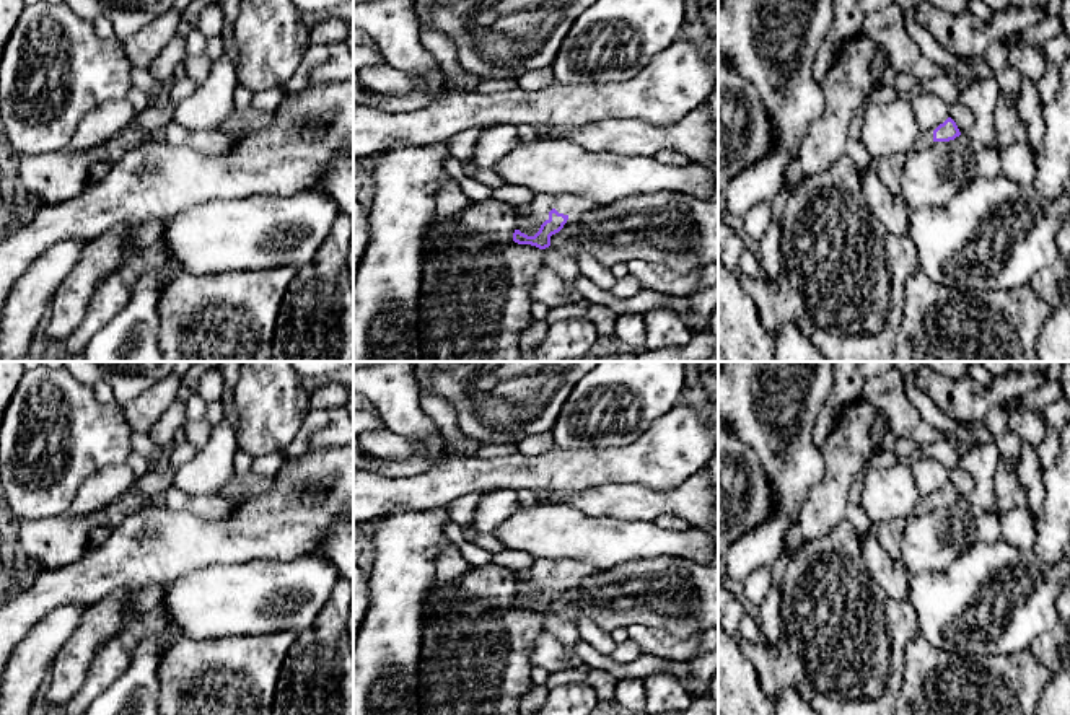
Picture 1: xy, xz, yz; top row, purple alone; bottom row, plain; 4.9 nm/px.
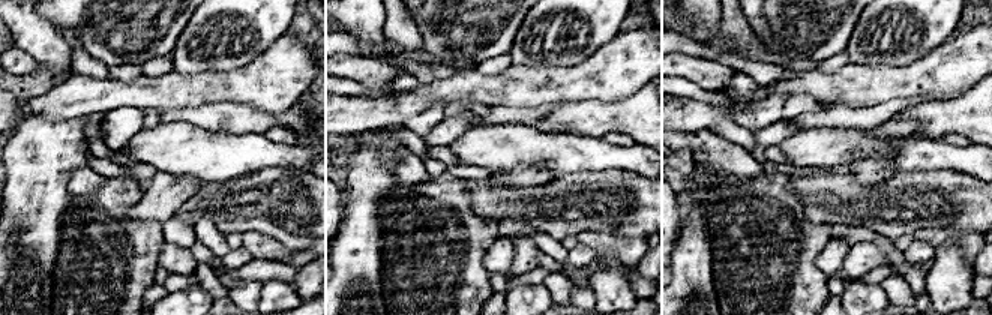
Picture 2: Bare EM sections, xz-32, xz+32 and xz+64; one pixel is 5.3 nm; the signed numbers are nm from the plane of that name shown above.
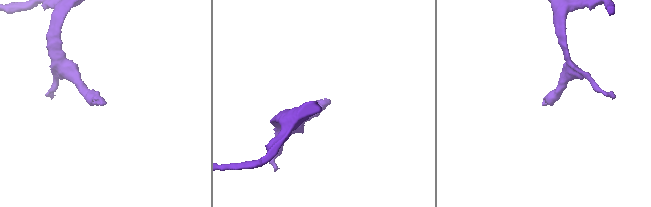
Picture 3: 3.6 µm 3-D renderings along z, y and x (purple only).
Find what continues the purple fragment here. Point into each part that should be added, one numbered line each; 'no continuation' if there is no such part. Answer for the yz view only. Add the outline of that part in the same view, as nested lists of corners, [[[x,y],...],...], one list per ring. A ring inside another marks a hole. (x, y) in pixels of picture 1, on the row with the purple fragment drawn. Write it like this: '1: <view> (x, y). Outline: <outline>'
1: yz (925, 139). Outline: [[[922,132],[912,150],[922,150],[933,143],[933,132]]]

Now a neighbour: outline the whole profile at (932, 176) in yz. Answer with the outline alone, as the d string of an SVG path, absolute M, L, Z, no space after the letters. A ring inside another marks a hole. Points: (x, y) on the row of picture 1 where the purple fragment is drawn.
M959 135L909 151L899 194L909 208L941 207L977 176L976 151Z

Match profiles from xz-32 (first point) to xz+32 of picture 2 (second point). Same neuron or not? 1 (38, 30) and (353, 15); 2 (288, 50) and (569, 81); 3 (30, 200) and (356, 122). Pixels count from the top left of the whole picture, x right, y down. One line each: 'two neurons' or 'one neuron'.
1: one neuron
2: one neuron
3: two neurons

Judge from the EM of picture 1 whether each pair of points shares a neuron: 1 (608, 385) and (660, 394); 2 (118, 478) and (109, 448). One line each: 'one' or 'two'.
1: one
2: two

